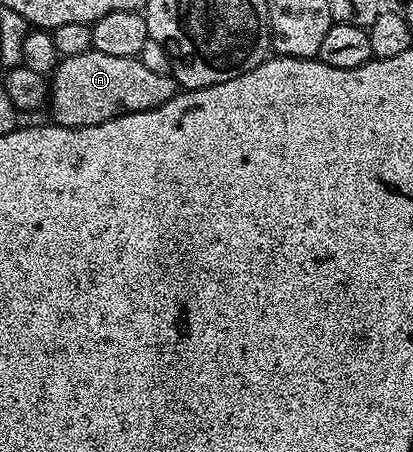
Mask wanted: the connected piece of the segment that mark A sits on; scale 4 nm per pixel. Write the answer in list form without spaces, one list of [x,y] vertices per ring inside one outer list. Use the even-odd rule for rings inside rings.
[[[93,49],[86,55],[63,58],[50,74],[50,92],[46,102],[52,108],[51,120],[57,125],[77,129],[83,125],[106,123],[124,113],[150,111],[178,92],[176,78],[171,72],[150,71],[139,57],[102,55]]]

